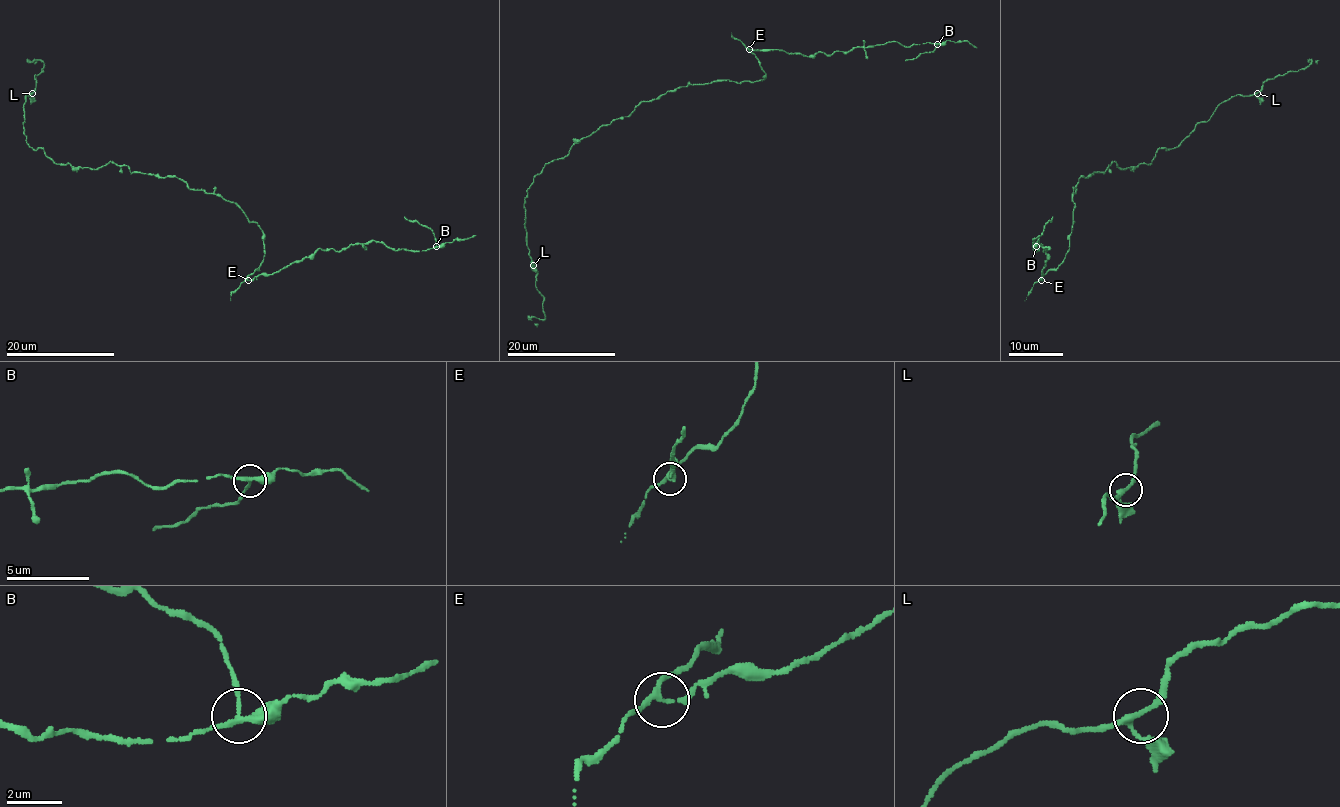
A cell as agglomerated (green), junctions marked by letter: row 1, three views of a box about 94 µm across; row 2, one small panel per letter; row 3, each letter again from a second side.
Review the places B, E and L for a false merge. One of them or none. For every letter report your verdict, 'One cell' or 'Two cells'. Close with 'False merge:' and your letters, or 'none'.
B: Two cells
E: One cell
L: One cell
False merge: B

